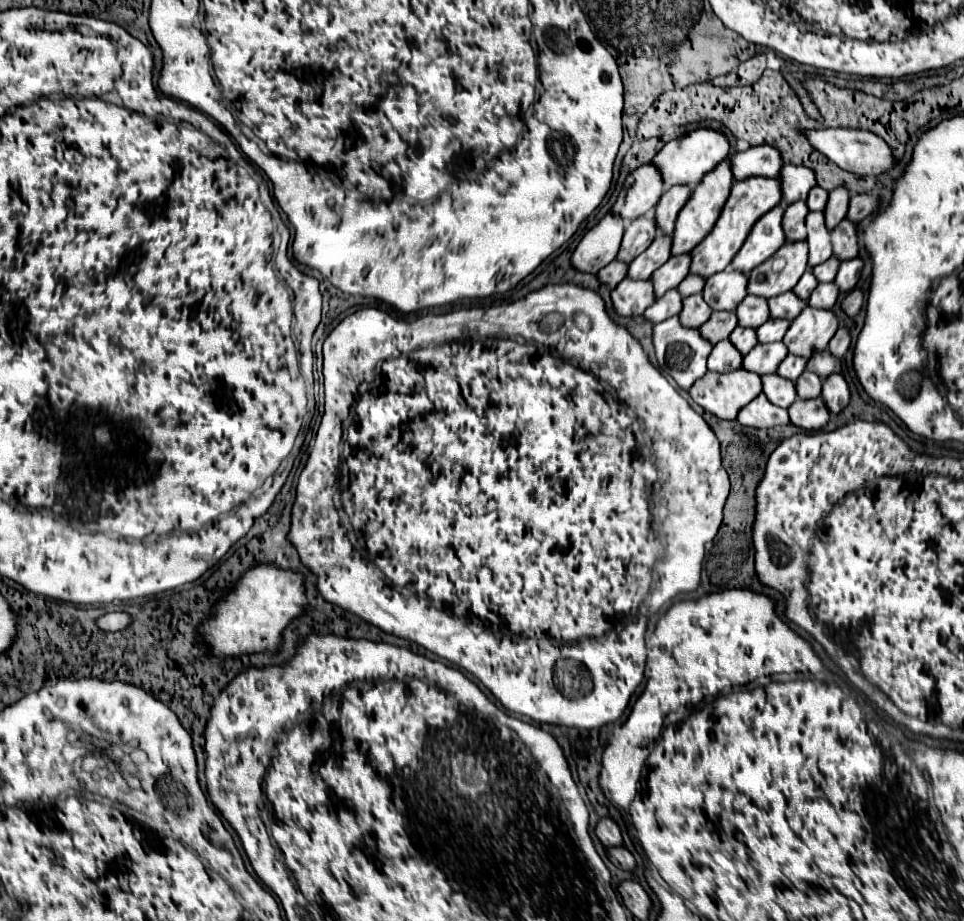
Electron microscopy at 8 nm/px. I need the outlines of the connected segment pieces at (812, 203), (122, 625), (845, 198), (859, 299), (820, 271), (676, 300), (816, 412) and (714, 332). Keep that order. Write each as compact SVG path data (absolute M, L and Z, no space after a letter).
M815 186L806 199L810 211L823 211L828 199L828 191Z
M107 613L97 619L97 625L105 631L121 631L127 629L133 623L129 613Z
M837 187L837 189L833 189L829 193L829 203L827 203L827 209L825 209L829 229L837 227L847 217L849 201L851 201L851 195L849 195L849 191L845 187Z
M853 289L853 291L843 299L841 307L843 307L843 311L845 311L849 317L855 317L855 315L861 311L861 307L863 307L863 291L861 291L861 289Z
M831 257L831 259L829 259L829 261L825 261L823 265L813 267L813 275L817 277L817 281L819 281L819 283L829 283L829 281L833 281L833 279L835 279L839 265L841 265L841 261L839 261L837 257Z
M669 289L661 299L657 299L647 311L645 317L649 317L651 323L661 323L663 319L669 319L681 311L683 297L677 289Z
M815 397L809 401L797 399L789 407L789 417L795 425L803 429L821 429L827 425L831 413L829 409L825 409L825 401L821 401L821 397Z
M715 311L707 323L703 323L699 327L701 335L705 339L709 339L713 345L727 339L729 333L733 333L733 329L737 327L737 315L735 311Z

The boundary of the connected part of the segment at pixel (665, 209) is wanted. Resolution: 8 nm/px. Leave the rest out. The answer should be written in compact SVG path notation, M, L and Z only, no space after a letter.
M675 185L673 189L667 189L657 205L655 211L655 219L657 225L661 227L663 233L673 233L673 225L677 219L677 213L681 211L681 205L685 205L685 201L689 199L689 193L693 189L685 187L685 185Z

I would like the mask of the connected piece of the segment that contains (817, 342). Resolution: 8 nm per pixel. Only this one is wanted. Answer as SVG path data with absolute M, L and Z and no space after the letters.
M805 307L799 317L793 319L789 331L783 337L789 353L809 359L815 351L827 349L827 343L837 331L837 317L833 311Z

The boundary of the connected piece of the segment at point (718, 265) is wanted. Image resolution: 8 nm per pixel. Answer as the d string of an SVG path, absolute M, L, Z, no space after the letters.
M749 177L745 181L737 181L731 189L731 195L723 207L723 213L717 221L717 225L713 227L713 231L691 251L693 261L691 261L691 273L701 275L701 277L711 277L713 273L723 271L733 257L737 255L737 251L741 249L741 245L745 243L745 237L749 237L749 229L753 229L753 225L757 223L757 217L763 217L769 209L777 207L781 203L781 179L769 179L769 177Z

